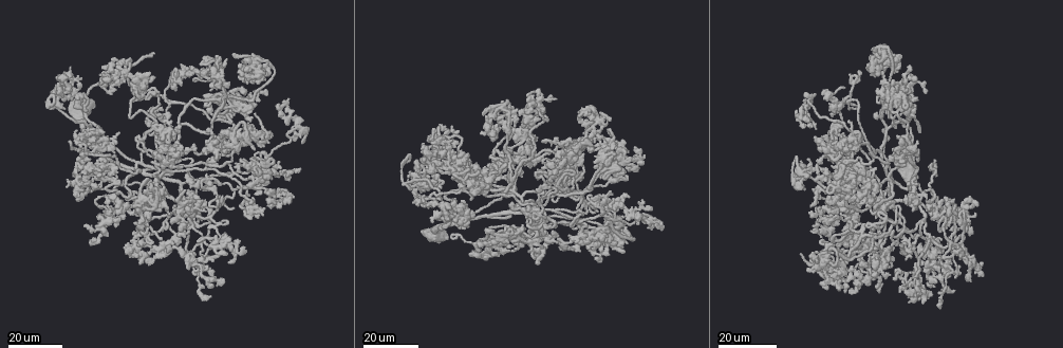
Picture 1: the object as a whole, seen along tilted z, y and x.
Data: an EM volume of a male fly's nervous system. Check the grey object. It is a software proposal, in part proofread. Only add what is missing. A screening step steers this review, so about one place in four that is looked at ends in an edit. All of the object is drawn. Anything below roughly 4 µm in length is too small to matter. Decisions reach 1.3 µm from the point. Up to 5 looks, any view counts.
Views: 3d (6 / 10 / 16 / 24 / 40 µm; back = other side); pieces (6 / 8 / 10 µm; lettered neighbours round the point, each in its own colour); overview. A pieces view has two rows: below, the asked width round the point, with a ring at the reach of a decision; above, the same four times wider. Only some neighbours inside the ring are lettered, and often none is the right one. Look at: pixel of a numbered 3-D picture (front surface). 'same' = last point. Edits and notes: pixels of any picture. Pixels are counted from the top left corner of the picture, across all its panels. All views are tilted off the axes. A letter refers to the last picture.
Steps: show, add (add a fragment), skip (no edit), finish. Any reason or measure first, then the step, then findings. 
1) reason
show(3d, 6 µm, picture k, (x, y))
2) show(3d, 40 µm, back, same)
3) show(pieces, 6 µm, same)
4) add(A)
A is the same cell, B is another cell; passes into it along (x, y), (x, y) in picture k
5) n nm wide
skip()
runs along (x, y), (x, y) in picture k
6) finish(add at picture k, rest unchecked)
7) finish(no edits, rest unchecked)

branch stops here
show(3d, 24 µm, picture 1, (851, 145))

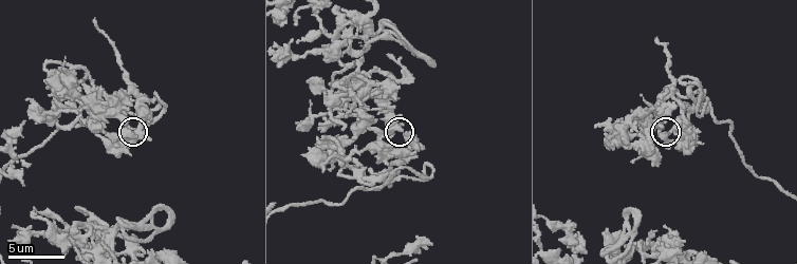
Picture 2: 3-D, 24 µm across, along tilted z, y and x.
show(pieces, 6 µm, picture 2, (134, 136))

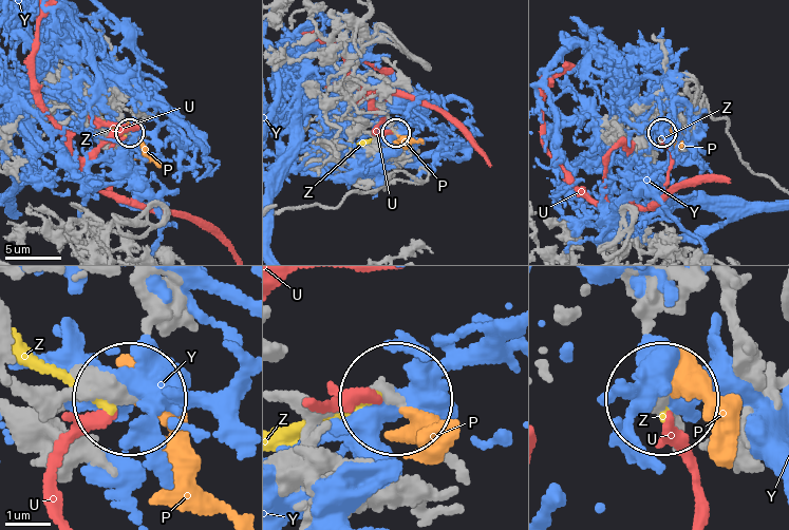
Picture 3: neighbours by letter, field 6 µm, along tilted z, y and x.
340 nm wide
skip()
P, U, Y and Z are other cells; none of them fits

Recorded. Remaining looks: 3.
branch stops here
show(3d, 16 µm, picture 1, (595, 164))

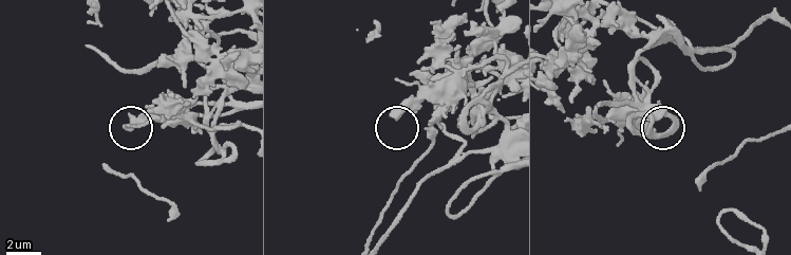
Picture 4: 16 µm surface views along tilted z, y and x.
show(pieces, 10 µm, picture 4, (393, 116))

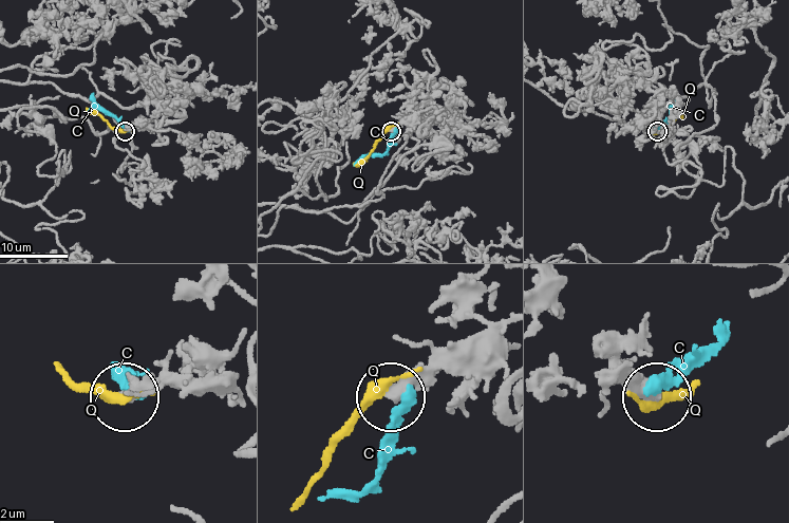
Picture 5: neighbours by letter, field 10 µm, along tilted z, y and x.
420 nm wide
skip()
C and Q are other cells; no lettered fragment goes on from it

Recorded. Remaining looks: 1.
finish(no edits, rest unchecked)

